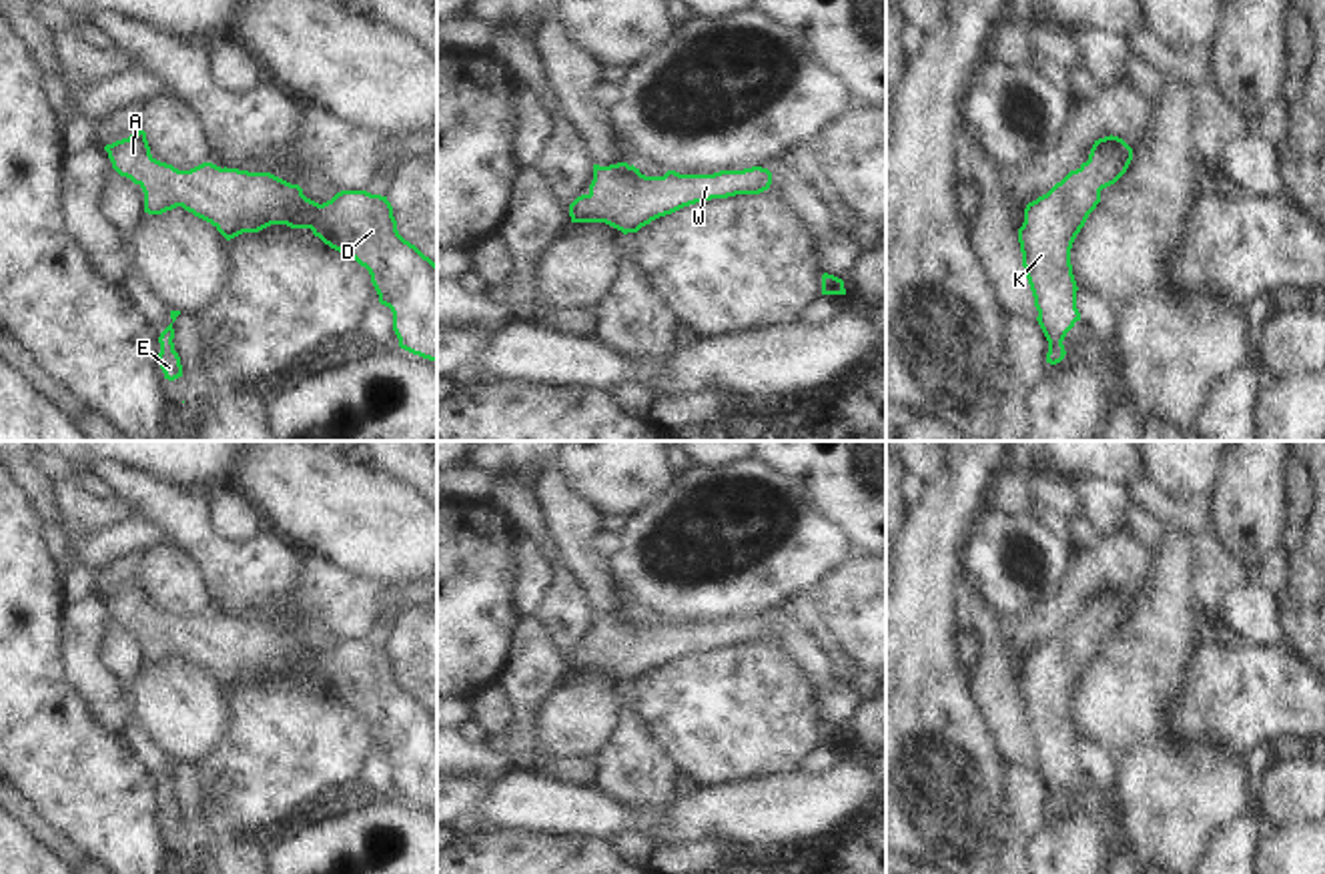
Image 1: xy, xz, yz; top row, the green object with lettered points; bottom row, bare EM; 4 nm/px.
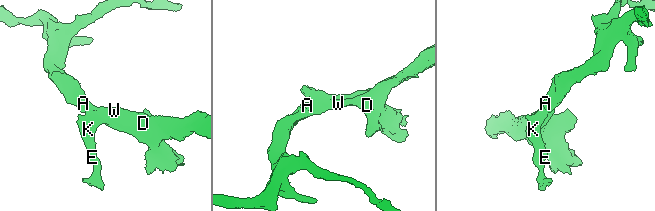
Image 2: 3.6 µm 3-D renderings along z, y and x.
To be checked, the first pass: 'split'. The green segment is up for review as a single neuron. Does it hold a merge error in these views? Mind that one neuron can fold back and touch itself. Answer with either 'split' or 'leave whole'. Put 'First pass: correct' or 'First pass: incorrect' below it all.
leave whole
First pass: incorrect

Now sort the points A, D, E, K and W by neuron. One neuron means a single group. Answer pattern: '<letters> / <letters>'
A D E K W

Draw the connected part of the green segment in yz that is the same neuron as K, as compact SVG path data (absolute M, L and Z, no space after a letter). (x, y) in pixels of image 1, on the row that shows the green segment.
M1119 136L1094 140L1088 160L1070 170L1046 194L1028 202L1018 229L1022 267L1028 279L1038 325L1048 341L1046 363L1064 359L1064 337L1080 321L1070 249L1100 190L1129 168L1133 148Z

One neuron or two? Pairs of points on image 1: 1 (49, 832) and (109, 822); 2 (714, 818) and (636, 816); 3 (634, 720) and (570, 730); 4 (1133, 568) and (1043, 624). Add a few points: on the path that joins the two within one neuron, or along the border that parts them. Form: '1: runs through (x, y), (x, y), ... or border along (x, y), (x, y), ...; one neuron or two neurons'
1: border along (25, 798), (85, 852); two neurons
2: runs through (694, 818), (656, 820); one neuron
3: border along (624, 684), (622, 724), (596, 758); two neurons
4: runs through (1111, 568), (1101, 568), (1065, 604); one neuron

